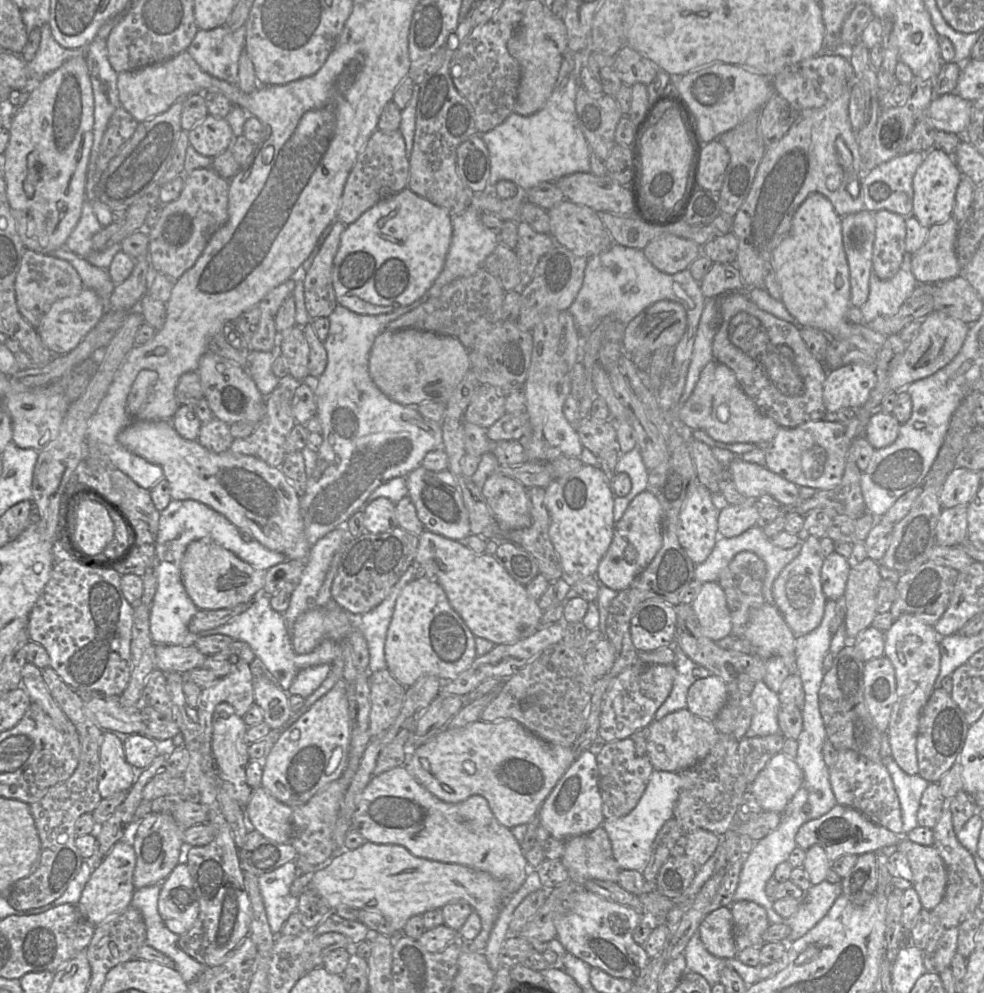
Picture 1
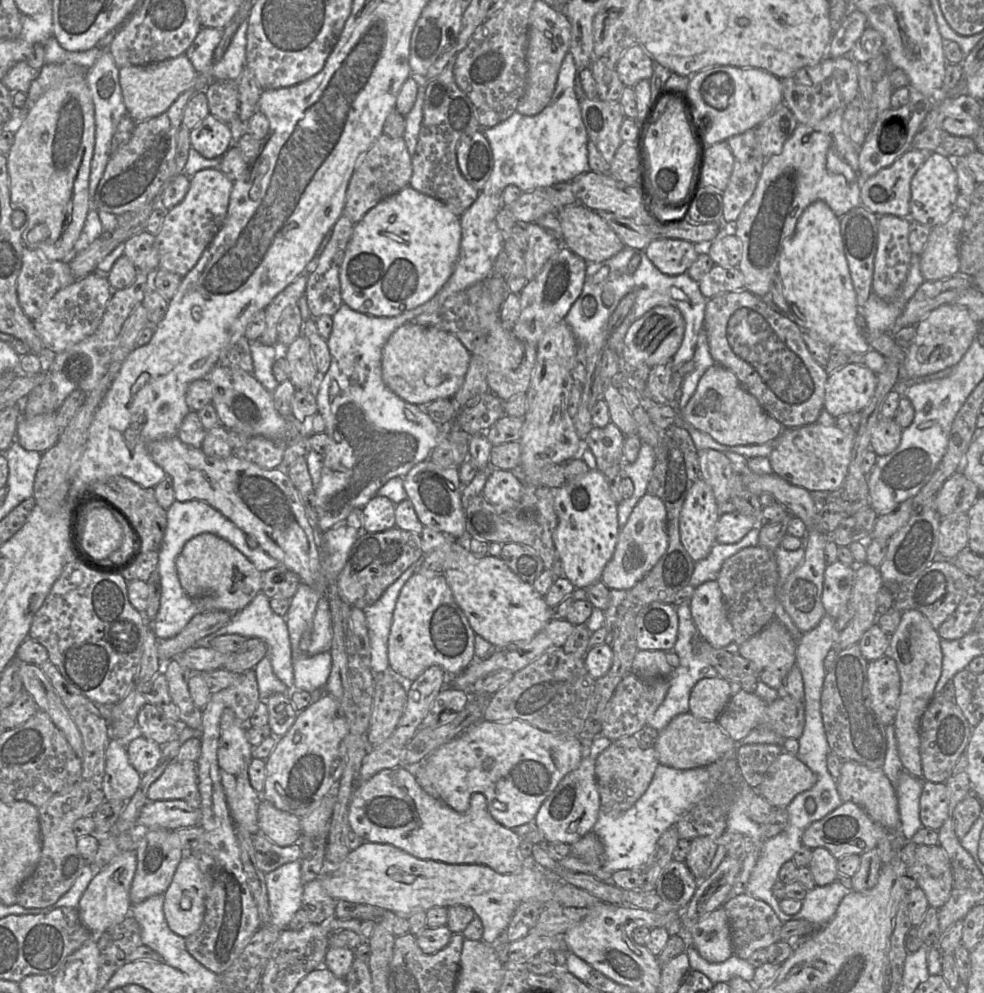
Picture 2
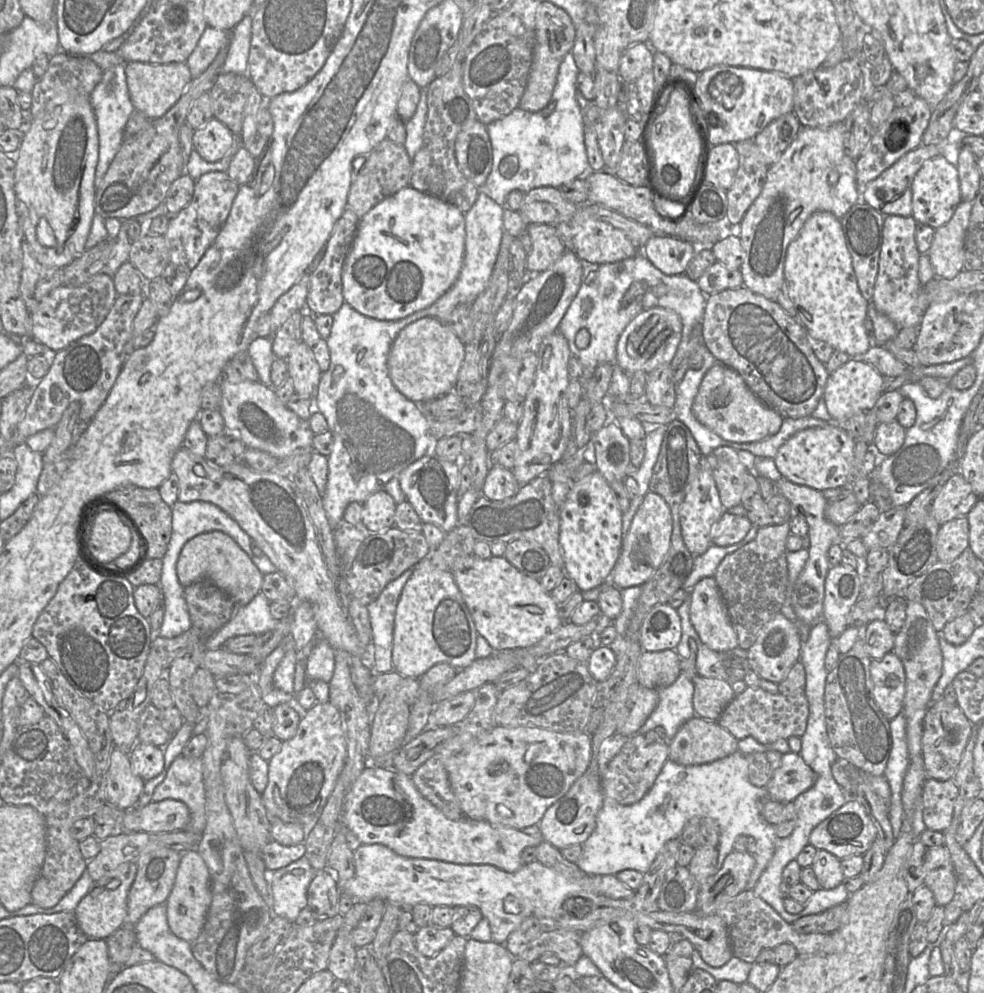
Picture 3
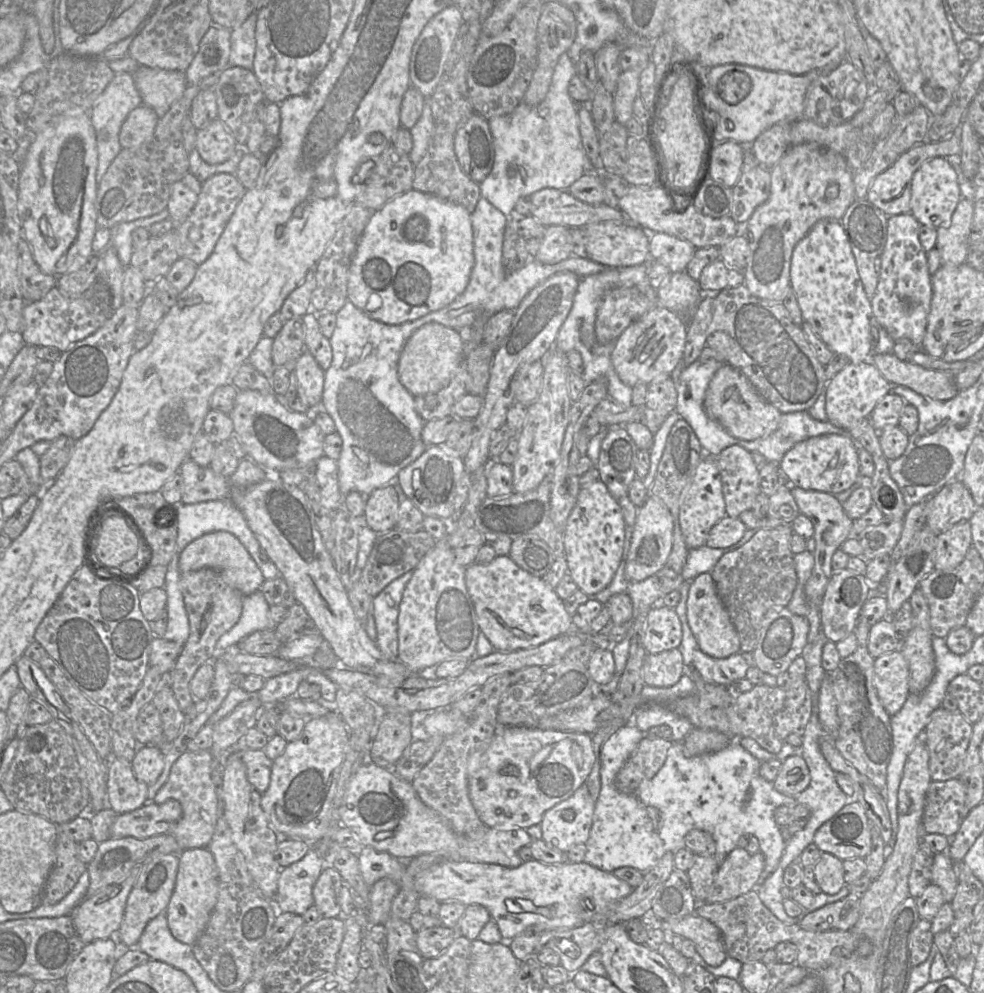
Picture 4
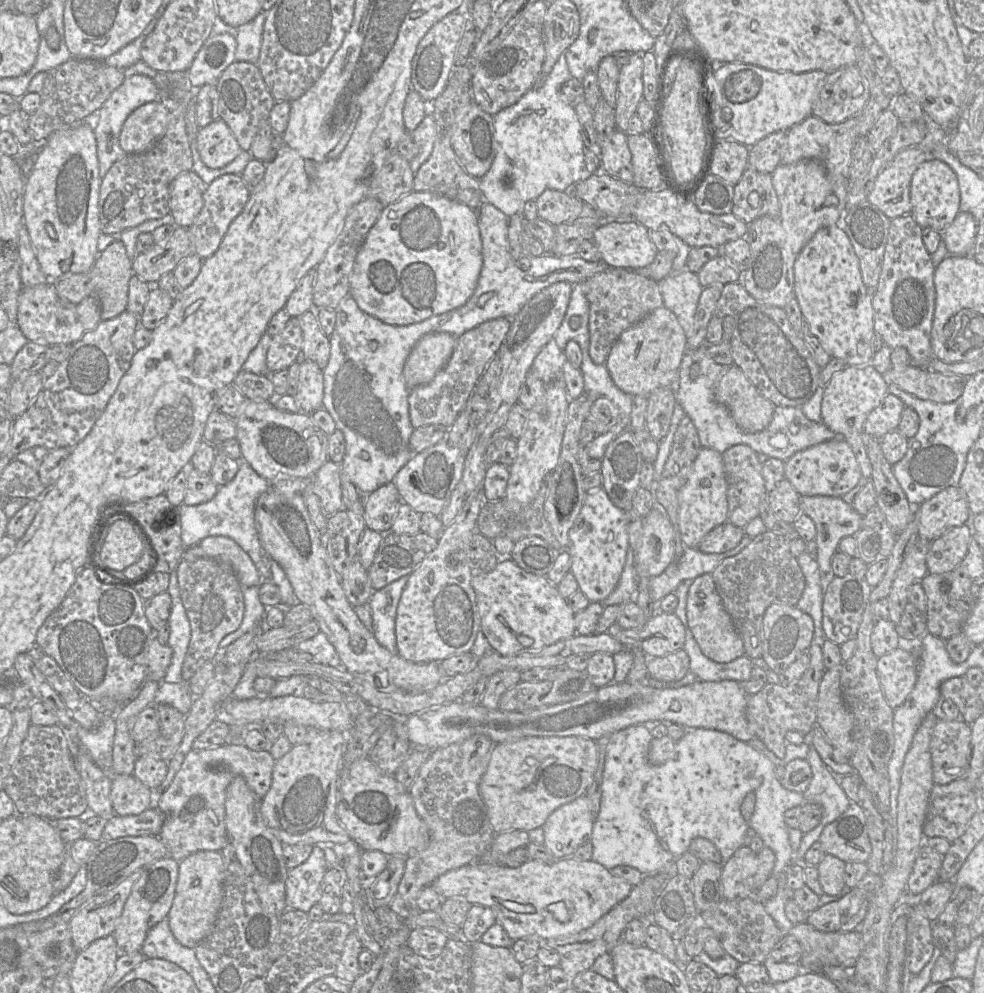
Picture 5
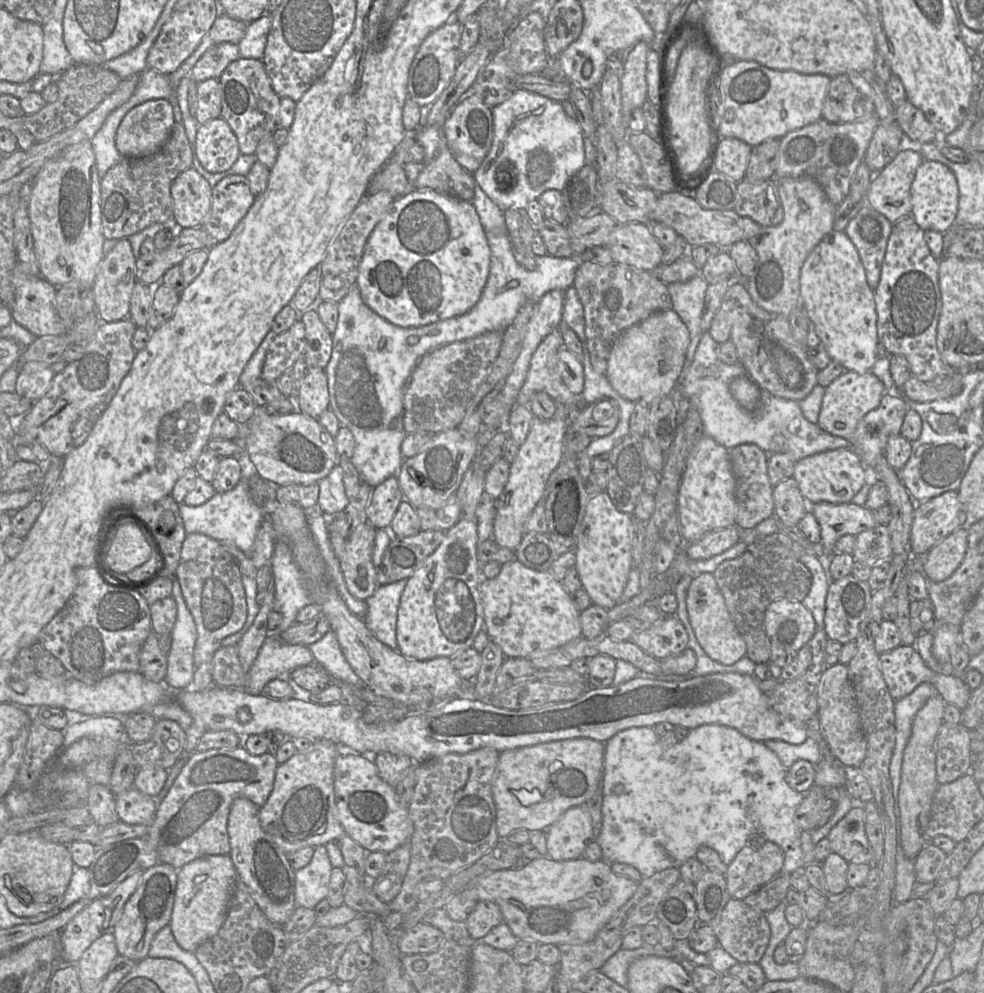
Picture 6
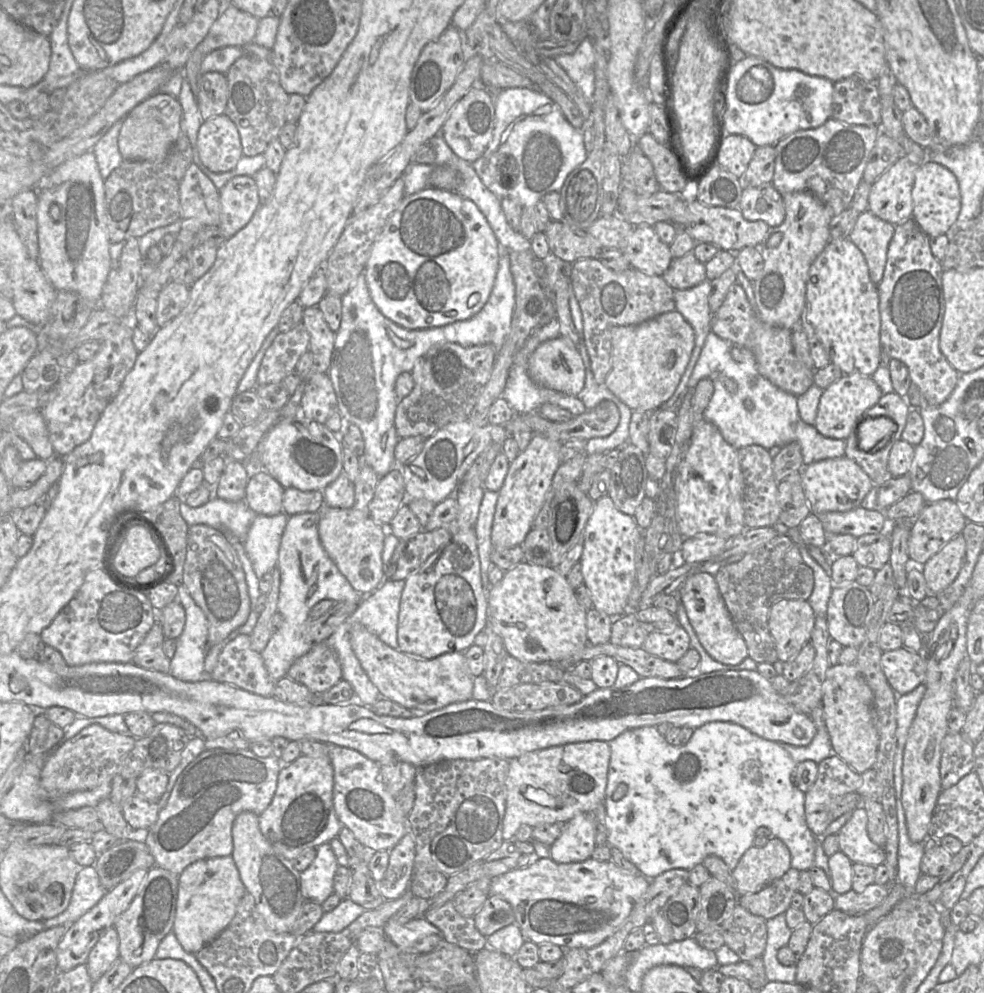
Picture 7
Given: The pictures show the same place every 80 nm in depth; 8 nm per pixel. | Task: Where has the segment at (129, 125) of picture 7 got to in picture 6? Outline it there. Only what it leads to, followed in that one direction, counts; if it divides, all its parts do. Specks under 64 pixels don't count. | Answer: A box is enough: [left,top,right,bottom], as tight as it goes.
[115,99,174,158]

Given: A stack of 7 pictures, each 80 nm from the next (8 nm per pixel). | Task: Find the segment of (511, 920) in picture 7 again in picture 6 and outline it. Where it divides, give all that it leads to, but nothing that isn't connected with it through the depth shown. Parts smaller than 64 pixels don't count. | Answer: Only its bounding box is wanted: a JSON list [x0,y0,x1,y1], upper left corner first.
[465,900,504,940]

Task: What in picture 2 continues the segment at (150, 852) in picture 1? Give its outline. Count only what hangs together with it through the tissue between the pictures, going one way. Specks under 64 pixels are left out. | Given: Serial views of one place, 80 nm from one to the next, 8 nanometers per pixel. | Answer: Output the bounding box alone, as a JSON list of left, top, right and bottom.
[130,829,183,905]

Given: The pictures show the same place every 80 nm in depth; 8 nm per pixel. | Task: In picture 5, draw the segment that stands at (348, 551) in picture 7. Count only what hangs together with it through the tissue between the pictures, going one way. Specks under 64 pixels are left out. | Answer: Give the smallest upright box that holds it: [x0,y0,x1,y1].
[341,553,374,606]

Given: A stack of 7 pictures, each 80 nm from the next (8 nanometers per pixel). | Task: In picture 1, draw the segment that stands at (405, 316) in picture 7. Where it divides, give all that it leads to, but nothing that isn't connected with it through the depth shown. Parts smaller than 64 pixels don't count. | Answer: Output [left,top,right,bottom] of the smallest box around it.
[333,188,452,315]

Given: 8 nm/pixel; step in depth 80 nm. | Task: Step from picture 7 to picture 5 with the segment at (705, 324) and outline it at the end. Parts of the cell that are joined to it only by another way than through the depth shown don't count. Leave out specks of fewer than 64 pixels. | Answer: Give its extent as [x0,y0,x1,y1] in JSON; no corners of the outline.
[659,271,703,338]

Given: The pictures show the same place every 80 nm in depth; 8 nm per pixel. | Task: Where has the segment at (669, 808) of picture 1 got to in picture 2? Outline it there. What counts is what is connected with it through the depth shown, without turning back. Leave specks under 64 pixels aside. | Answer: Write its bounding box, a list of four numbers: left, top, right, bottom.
[592,764,709,874]

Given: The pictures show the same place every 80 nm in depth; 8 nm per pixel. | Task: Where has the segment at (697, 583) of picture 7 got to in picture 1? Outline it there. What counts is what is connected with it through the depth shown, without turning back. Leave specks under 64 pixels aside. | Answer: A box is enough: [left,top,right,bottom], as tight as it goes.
[691,582,732,641]

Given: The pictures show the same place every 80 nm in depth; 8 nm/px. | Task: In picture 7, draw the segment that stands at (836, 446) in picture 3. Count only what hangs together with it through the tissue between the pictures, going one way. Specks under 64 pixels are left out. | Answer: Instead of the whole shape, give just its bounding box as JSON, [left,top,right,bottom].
[800,456,875,513]

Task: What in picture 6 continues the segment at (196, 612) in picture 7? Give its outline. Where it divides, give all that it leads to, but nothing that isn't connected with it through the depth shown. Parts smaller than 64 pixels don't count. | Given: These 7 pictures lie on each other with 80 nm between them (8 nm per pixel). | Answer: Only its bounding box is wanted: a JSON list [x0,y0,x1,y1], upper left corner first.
[164,578,197,689]

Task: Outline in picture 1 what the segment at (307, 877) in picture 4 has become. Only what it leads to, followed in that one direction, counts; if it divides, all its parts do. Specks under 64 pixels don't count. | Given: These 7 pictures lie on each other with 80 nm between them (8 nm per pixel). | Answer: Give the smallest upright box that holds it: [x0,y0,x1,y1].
[258,861,299,935]

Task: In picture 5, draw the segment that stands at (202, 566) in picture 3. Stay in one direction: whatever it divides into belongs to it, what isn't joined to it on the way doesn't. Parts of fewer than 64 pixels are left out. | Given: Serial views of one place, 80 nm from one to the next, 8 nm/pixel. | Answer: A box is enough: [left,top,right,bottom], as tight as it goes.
[182,536,262,588]

